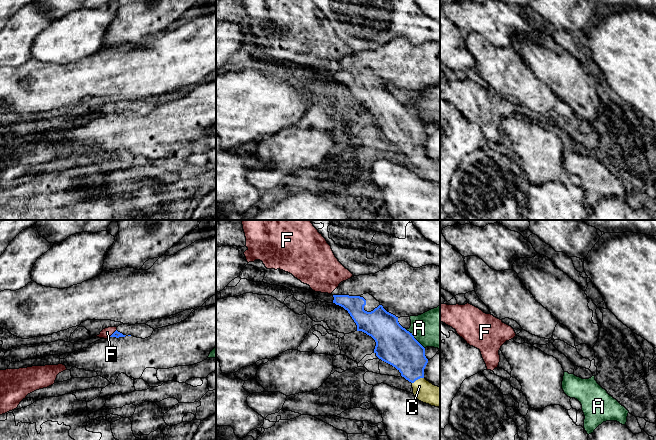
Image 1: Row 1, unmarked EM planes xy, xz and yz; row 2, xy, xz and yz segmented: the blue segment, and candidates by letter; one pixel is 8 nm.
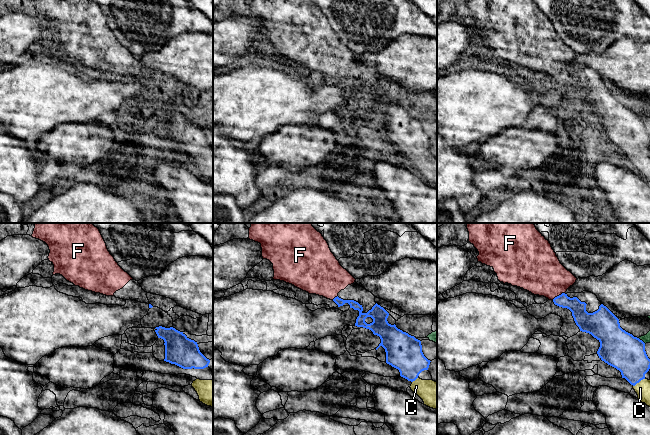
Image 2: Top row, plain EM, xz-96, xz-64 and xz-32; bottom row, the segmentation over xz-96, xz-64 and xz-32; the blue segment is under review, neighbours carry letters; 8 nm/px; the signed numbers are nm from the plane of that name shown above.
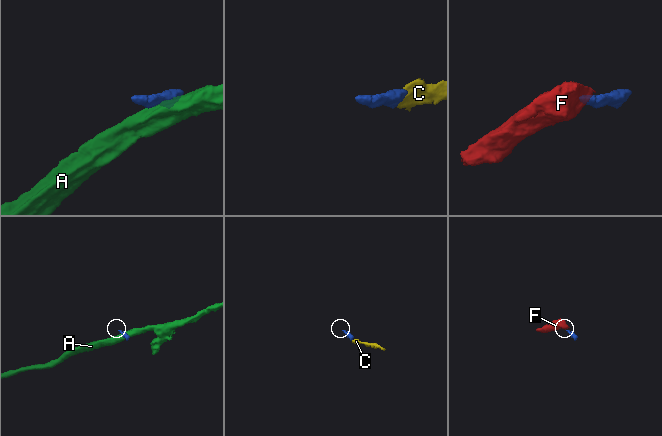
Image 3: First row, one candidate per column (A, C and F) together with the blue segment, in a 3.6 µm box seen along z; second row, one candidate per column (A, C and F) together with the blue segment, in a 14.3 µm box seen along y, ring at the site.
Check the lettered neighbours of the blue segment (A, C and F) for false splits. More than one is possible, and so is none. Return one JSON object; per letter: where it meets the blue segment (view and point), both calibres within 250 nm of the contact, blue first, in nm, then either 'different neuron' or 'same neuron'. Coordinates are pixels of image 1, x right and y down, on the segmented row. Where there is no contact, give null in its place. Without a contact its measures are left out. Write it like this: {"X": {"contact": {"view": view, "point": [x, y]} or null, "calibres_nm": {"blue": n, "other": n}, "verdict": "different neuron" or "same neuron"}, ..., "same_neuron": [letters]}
{"A": {"contact": {"view": "xz", "point": [414, 338]}, "calibres_nm": {"blue": 300, "other": 320}, "verdict": "different neuron"}, "C": {"contact": {"view": "xz", "point": [417, 379]}, "calibres_nm": {"blue": 280, "other": 170}, "verdict": "same neuron"}, "F": {"contact": {"view": "xy", "point": [113, 333]}, "calibres_nm": {"blue": 50, "other": 80}, "verdict": "same neuron"}, "same_neuron": ["C", "F"]}

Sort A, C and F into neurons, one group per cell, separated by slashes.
A / C F

